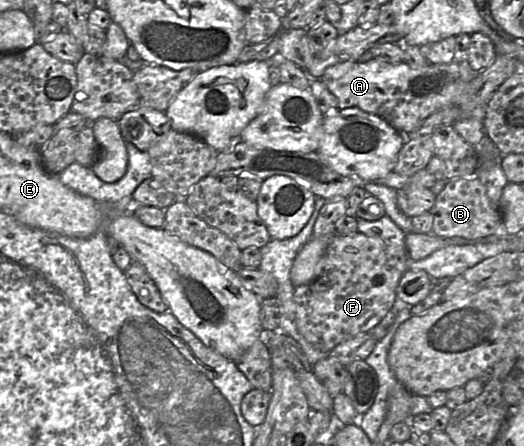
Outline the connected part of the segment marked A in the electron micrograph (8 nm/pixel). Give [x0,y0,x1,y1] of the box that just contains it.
[320,56,476,134]

